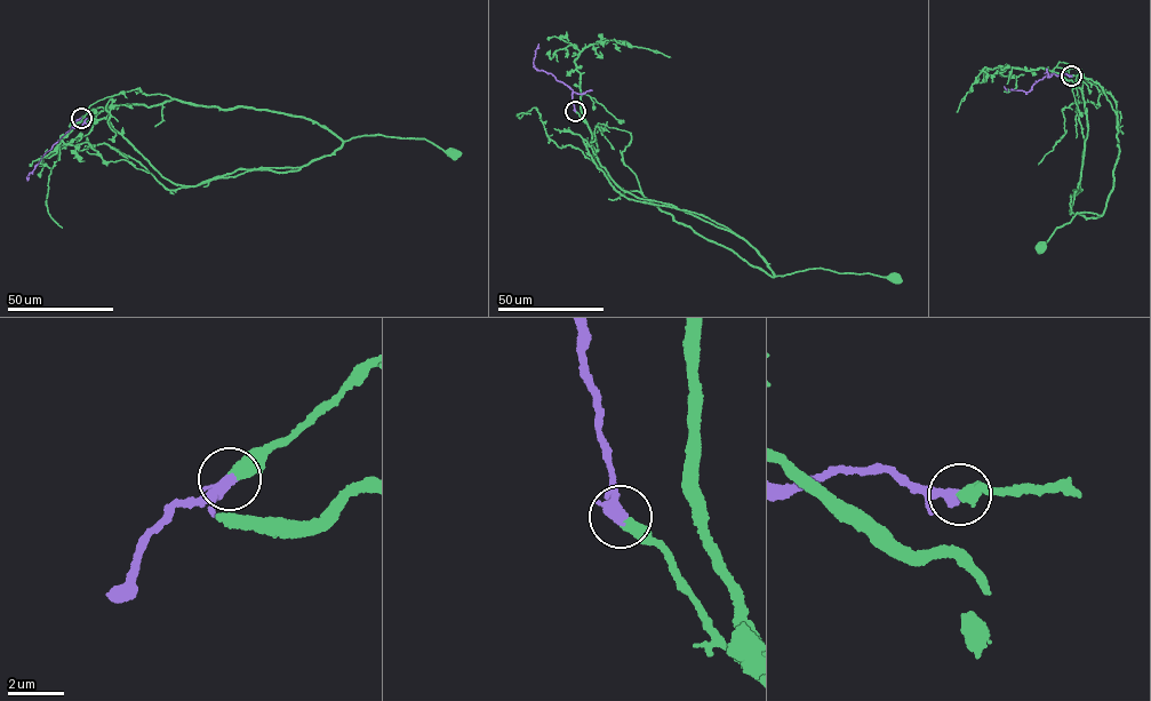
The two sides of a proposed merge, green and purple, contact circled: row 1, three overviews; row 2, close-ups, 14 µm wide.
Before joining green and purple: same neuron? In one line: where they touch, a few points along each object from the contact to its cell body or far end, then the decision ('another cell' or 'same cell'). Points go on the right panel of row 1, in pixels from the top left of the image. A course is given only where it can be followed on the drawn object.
(1071, 76) | green via (1071, 76), (1080, 74), (1114, 101), (1119, 112), (1116, 113), (1119, 153), (1102, 215), (1076, 214), (1041, 247) | purple via (1071, 76), (1052, 73), (1036, 81), (1028, 92), (1007, 90), (1004, 86) | same cell

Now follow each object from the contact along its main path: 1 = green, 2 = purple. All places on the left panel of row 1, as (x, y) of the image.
1: (81, 118), (112, 104), (149, 108), (174, 98), (305, 118), (342, 141), (380, 135), (426, 140), (453, 153)
2: (81, 118), (46, 152), (28, 180), (26, 177)

